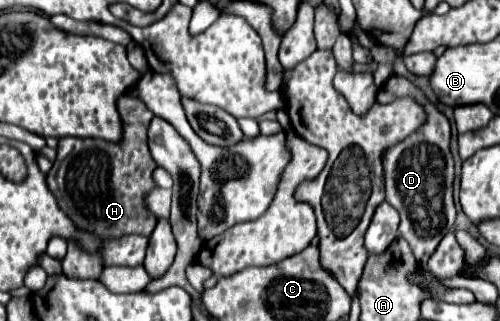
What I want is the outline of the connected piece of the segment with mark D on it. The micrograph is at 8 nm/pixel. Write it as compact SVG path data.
M390 76L376 94L378 104L390 104L398 98L414 98L426 112L426 122L400 144L384 150L384 182L386 182L386 202L392 204L400 214L400 234L408 240L420 266L426 266L428 258L434 254L438 242L444 234L454 228L456 208L452 200L452 180L454 180L454 160L450 154L450 122L438 112L434 104L426 98L412 82L406 78Z

